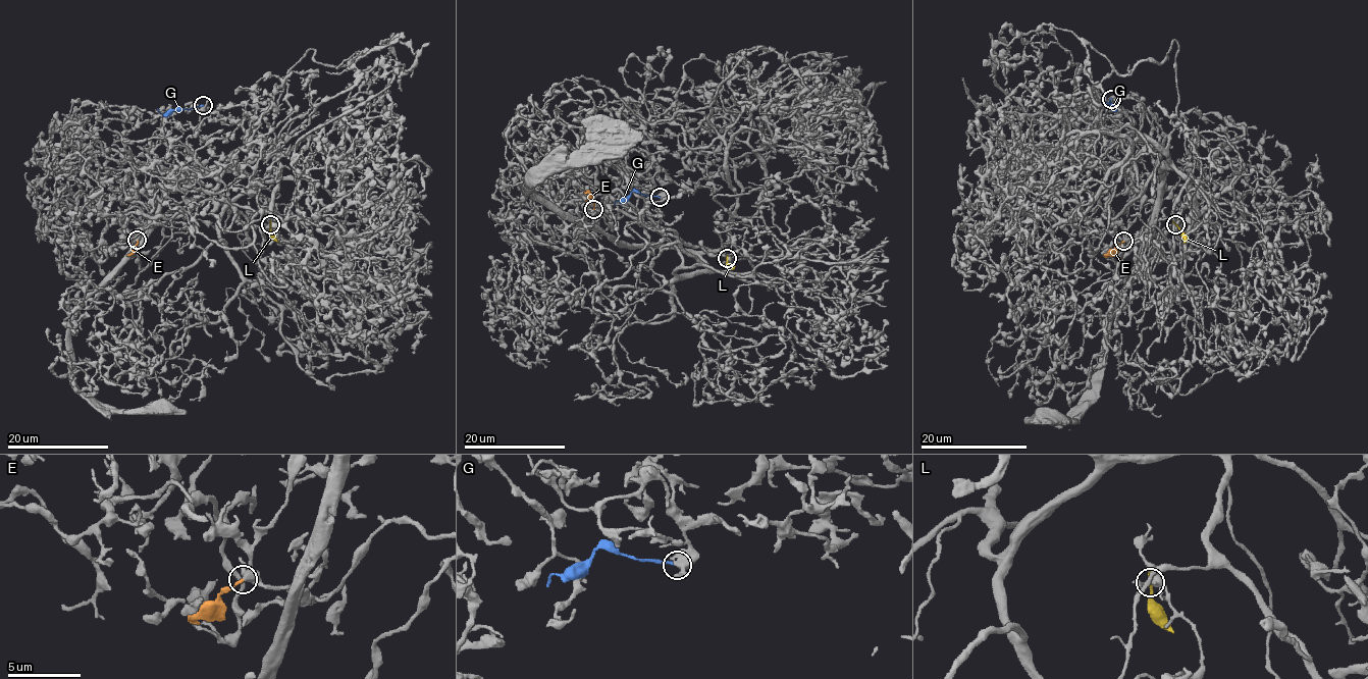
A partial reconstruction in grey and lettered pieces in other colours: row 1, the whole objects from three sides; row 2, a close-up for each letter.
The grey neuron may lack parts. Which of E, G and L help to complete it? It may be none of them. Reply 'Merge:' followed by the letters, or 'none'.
Merge: E

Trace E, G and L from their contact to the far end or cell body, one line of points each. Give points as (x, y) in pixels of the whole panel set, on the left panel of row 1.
E: (137, 241), (135, 251), (126, 256)
G: (203, 105), (160, 112), (157, 109)
L: (269, 224), (272, 236), (278, 242)

